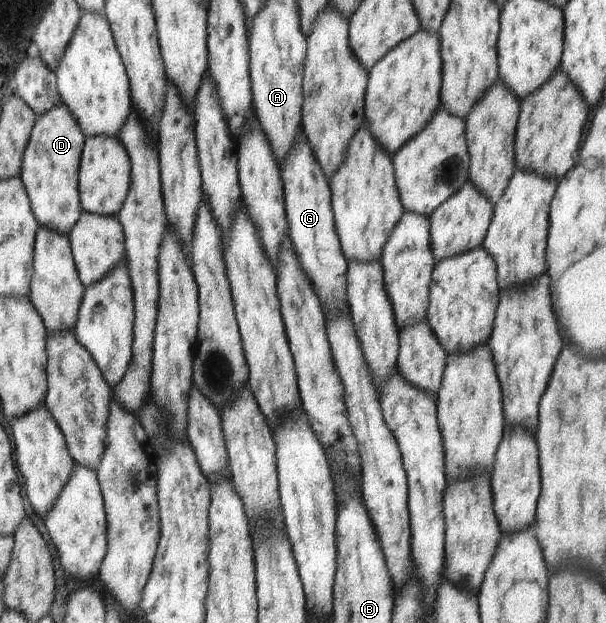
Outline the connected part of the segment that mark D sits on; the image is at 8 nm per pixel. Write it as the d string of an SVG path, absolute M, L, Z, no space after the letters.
M62 102L56 105L54 109L38 115L37 126L34 127L29 147L26 149L21 179L26 185L26 191L29 192L30 201L32 201L34 215L38 217L40 229L46 225L48 229L60 231L64 235L69 235L74 230L74 225L82 216L81 192L79 191L79 175L81 174L82 151L85 150L86 133L82 131L82 125L74 117L70 107Z

